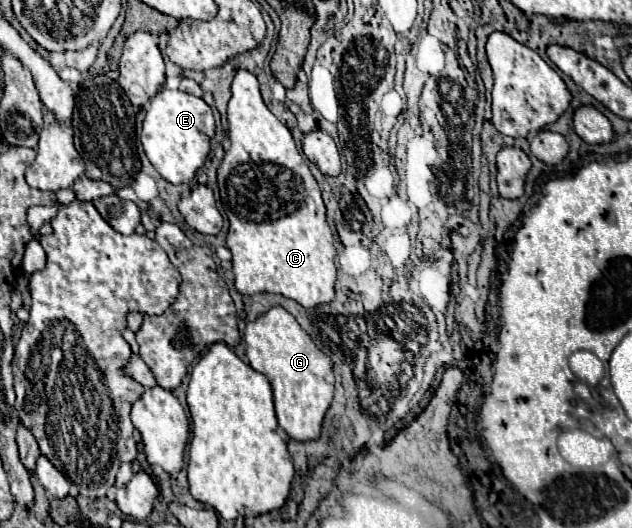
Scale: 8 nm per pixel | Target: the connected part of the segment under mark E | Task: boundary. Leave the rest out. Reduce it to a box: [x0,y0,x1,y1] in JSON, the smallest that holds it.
[141,91,215,183]

